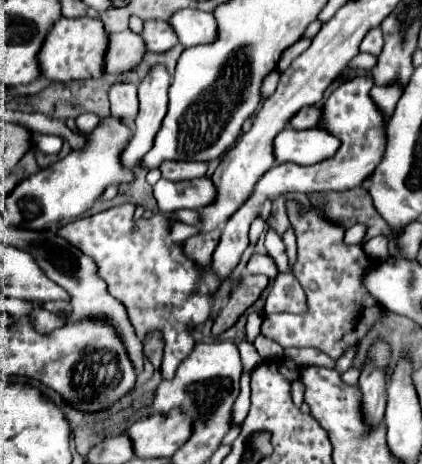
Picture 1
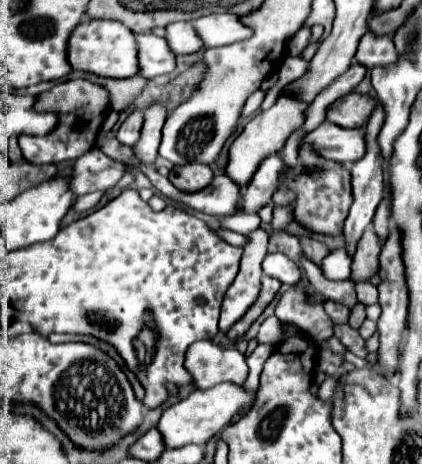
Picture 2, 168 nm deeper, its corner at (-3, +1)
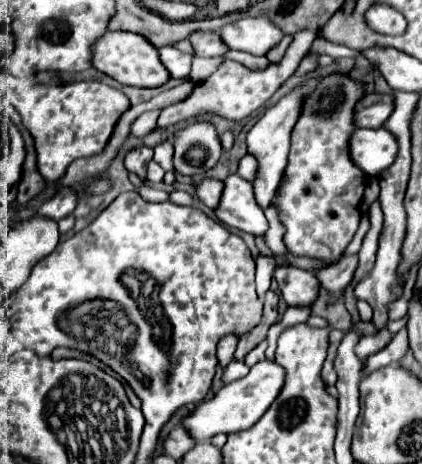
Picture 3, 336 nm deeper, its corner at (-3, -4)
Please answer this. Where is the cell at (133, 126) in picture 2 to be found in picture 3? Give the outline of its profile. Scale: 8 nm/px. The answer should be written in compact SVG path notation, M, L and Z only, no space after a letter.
M135 148L125 156L125 166L129 172L135 172L145 184L147 184L147 164L153 158L153 150L151 148Z

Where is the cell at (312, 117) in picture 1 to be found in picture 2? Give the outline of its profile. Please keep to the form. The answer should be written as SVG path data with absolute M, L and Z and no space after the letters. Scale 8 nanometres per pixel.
M349 93L327 107L327 121L333 121L341 127L363 127L373 107L375 107L373 97L361 93Z

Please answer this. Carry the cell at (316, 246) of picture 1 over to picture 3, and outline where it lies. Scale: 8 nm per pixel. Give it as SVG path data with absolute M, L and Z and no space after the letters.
M263 340L263 342L261 342L257 348L253 348L253 350L251 350L251 352L245 356L245 364L247 364L247 366L257 364L257 362L261 360L261 356L265 354L265 350L267 350L267 342Z

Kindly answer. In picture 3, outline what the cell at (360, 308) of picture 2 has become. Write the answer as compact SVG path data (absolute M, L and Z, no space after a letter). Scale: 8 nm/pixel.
M387 329L380 330L377 335L364 336L359 340L355 347L355 352L358 357L368 357L380 350L382 350L390 341L391 334Z

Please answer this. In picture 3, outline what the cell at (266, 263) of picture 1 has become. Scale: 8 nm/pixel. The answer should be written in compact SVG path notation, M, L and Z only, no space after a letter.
M281 266L275 268L275 278L287 306L313 306L317 302L321 284L311 272L295 266Z

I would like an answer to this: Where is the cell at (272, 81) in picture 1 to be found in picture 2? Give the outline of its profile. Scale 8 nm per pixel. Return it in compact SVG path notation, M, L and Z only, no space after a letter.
M259 89L259 91L255 91L249 99L247 99L247 103L245 103L245 109L243 109L243 117L245 119L249 119L257 109L259 109L259 105L261 105L261 101L265 99L265 91L263 89Z

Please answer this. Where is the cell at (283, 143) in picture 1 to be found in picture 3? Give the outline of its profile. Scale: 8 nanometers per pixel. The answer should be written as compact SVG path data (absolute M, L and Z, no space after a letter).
M359 128L351 136L351 158L369 176L379 176L379 172L395 162L397 154L397 138L385 128Z

